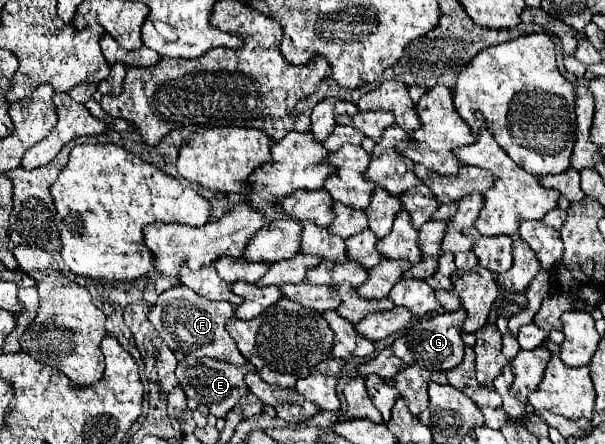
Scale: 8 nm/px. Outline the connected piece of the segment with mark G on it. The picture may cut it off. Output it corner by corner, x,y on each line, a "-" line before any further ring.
463,309
453,311
453,313
439,313
439,315
423,317
415,321
411,329
391,345
391,349
399,359
403,359
405,365
419,365
427,371
449,371
457,367
465,355
465,343
459,331
463,319
465,319

